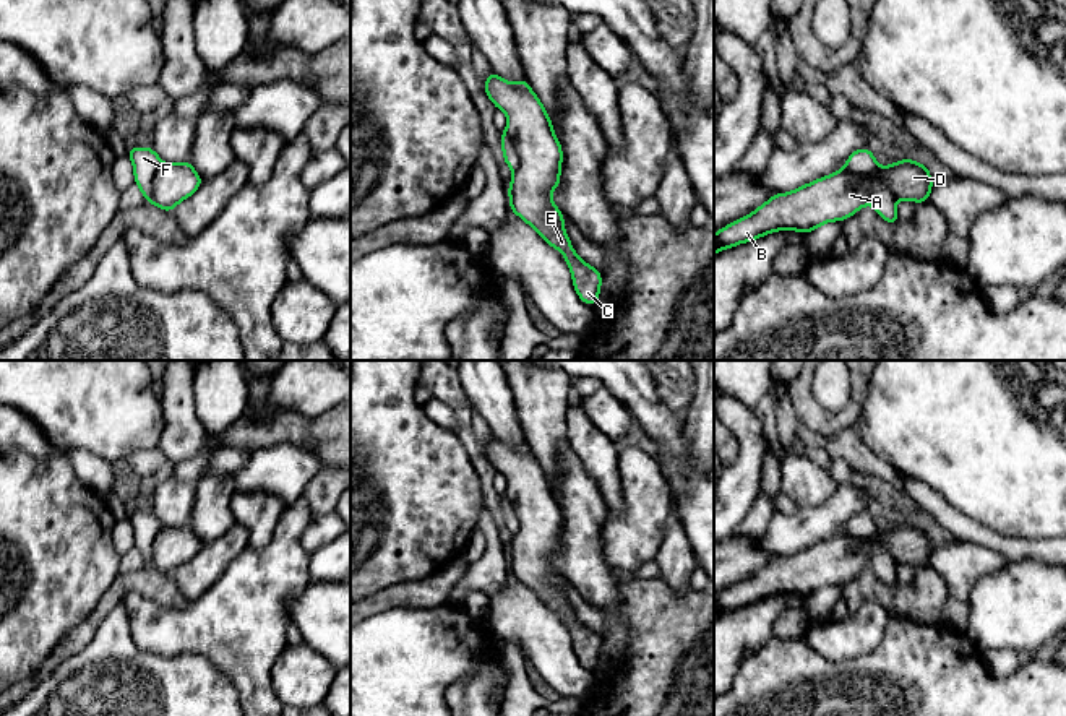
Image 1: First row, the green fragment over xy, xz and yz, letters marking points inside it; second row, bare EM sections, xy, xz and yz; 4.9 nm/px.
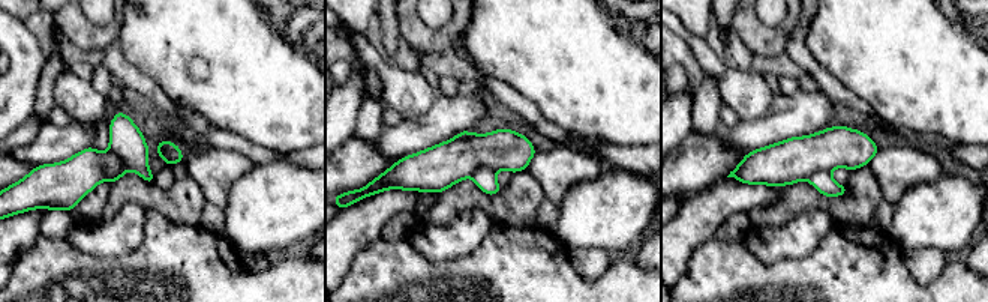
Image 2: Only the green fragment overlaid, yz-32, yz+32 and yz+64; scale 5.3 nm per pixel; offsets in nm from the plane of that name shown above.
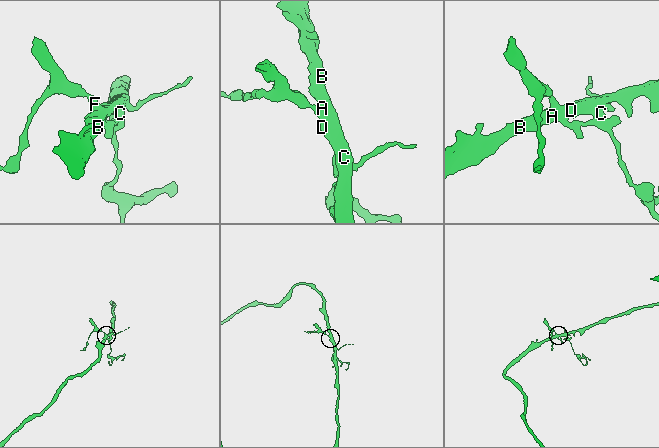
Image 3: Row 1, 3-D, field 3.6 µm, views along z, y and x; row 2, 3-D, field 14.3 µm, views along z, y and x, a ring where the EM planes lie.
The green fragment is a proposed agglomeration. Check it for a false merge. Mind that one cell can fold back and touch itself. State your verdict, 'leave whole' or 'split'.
split

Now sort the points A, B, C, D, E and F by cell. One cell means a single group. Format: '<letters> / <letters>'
A B C D E / F

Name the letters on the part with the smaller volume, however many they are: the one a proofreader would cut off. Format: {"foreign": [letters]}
{"foreign": ["F"]}

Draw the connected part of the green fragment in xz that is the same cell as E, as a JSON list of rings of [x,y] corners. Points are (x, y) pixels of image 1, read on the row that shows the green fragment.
[[[492,70],[484,91],[495,107],[506,114],[505,133],[519,156],[508,188],[511,211],[563,253],[576,294],[594,307],[602,274],[576,255],[565,232],[565,214],[552,200],[552,192],[560,185],[563,153],[545,107],[526,80],[509,83]]]

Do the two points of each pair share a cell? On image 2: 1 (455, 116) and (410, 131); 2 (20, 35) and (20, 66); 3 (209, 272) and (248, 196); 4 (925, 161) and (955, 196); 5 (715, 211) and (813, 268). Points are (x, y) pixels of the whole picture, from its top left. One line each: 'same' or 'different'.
1: same
2: same
3: different
4: different
5: different

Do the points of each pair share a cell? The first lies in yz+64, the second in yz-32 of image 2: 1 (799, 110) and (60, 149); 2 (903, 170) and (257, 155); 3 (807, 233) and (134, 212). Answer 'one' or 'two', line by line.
1: one
2: two
3: one

